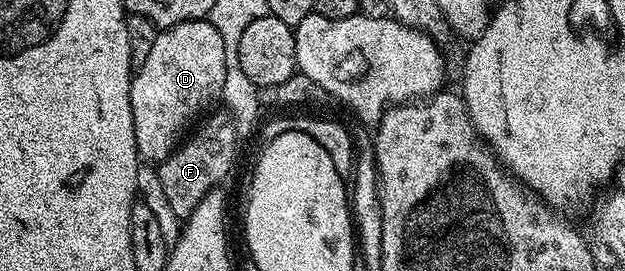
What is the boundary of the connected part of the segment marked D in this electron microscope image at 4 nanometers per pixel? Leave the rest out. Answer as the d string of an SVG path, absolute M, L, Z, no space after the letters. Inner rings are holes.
M210 20L178 22L176 26L168 26L156 33L149 57L146 58L145 64L137 67L131 79L133 132L139 157L144 163L158 164L165 161L175 151L175 147L184 141L188 131L204 117L203 110L210 111L210 106L222 99L226 71L225 44Z

